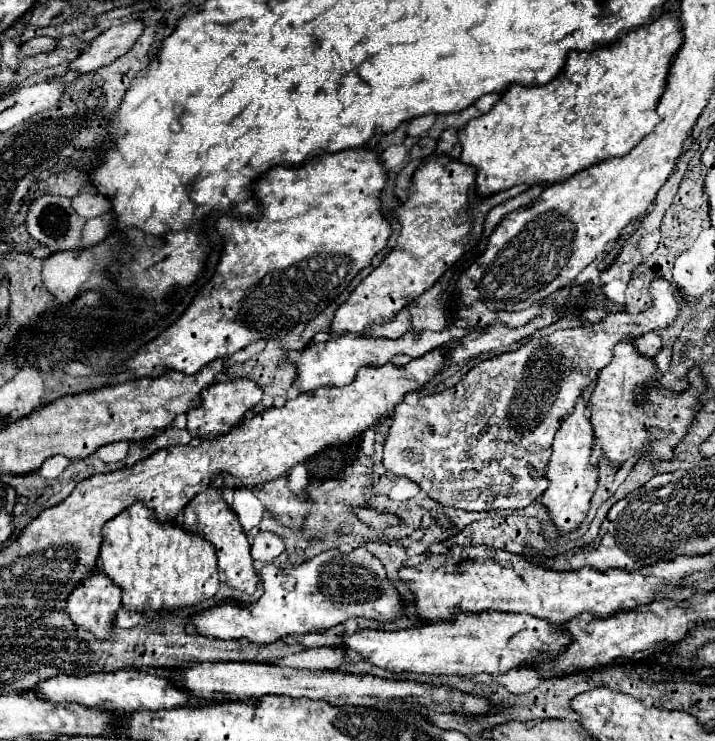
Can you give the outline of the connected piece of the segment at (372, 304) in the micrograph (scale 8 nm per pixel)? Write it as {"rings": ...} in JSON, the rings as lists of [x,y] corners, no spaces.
{"rings":[[[430,155],[412,179],[410,199],[398,207],[398,221],[402,225],[396,247],[388,257],[352,291],[348,301],[338,307],[330,333],[362,333],[372,323],[392,319],[414,297],[430,289],[446,269],[450,269],[466,251],[478,245],[484,219],[488,211],[502,201],[516,197],[528,185],[516,185],[508,191],[480,197],[476,193],[476,169],[448,155]]]}

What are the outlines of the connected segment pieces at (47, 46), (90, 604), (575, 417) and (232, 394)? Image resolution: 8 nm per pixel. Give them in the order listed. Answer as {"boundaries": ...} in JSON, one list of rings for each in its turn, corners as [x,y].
{"boundaries":[[[[34,37],[34,39],[30,39],[28,43],[20,45],[18,57],[24,59],[24,57],[38,55],[38,53],[48,53],[48,51],[56,49],[56,43],[58,43],[58,39],[54,39],[54,37]]],[[[94,571],[68,597],[66,611],[72,623],[96,635],[96,639],[110,639],[120,603],[120,589],[102,573]]],[[[580,397],[574,411],[564,419],[562,429],[552,443],[552,457],[546,465],[546,477],[550,485],[540,497],[540,503],[548,509],[550,521],[560,535],[572,533],[586,519],[590,499],[598,483],[598,469],[592,465],[592,441],[594,433],[590,423],[590,409],[586,405],[586,399]]],[[[248,379],[214,383],[202,391],[200,407],[196,407],[188,413],[188,427],[186,429],[192,437],[200,437],[200,439],[214,439],[214,437],[226,435],[226,433],[230,433],[230,429],[234,425],[238,425],[244,419],[244,415],[250,409],[254,409],[254,405],[260,403],[260,399],[262,399],[262,389]]]]}

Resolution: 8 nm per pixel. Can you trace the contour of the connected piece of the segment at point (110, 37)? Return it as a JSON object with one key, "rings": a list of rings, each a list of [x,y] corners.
{"rings":[[[128,19],[122,25],[110,27],[108,31],[98,35],[90,45],[86,45],[74,61],[70,61],[68,71],[88,75],[116,61],[118,57],[130,51],[130,47],[136,43],[142,29],[144,27],[140,25],[138,19]]]}

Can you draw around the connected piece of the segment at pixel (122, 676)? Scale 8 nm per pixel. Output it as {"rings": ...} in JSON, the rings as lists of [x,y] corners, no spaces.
{"rings":[[[122,669],[116,673],[92,673],[86,677],[70,677],[70,675],[58,675],[52,679],[42,681],[34,691],[36,697],[48,699],[48,701],[76,701],[80,705],[104,705],[112,711],[126,711],[136,713],[136,711],[160,711],[160,709],[174,709],[182,707],[190,701],[190,695],[178,687],[174,681],[162,675],[152,675],[148,671],[138,671],[138,669]]]}

